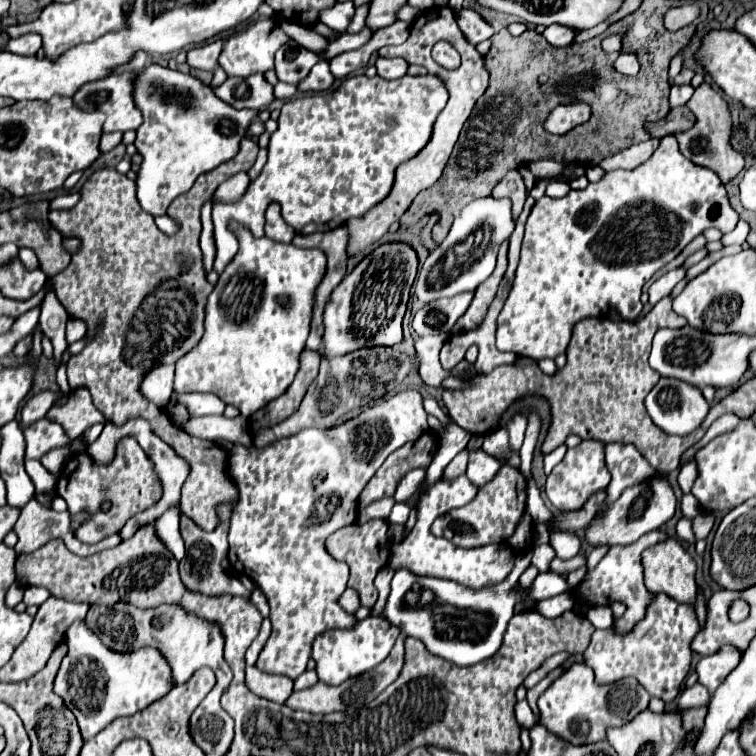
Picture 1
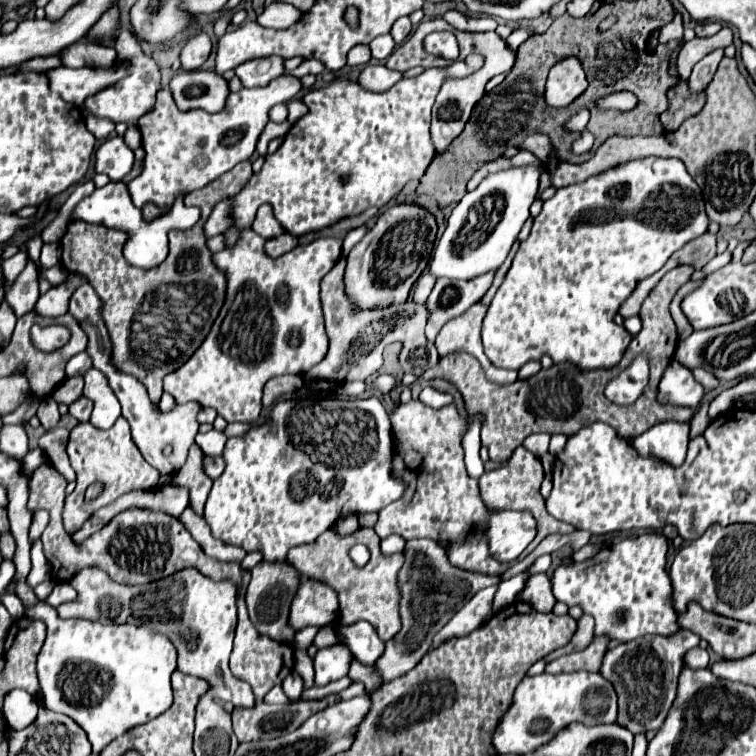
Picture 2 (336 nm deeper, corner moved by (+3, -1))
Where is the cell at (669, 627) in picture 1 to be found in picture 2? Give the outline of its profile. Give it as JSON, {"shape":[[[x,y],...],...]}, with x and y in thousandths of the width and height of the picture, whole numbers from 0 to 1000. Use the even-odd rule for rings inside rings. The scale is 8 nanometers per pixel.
{"shape":[[[910,832],[894,835],[889,843],[847,843],[831,851],[820,851],[796,872],[794,893],[810,901],[817,917],[817,956],[825,956],[839,972],[870,967],[894,922],[897,896],[905,882],[905,864],[921,856],[926,843]]]}

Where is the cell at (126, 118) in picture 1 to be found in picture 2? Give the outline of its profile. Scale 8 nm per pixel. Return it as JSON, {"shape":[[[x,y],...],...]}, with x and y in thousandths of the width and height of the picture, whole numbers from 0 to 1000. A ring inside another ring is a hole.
{"shape":[[[161,38],[161,41],[159,41],[159,49],[156,49],[156,54],[153,54],[151,65],[155,69],[155,75],[175,83],[169,102],[159,104],[153,112],[146,112],[143,118],[135,118],[132,123],[127,123],[127,126],[116,128],[116,134],[111,134],[111,139],[114,139],[114,144],[116,144],[124,155],[132,155],[132,157],[146,157],[146,160],[151,160],[151,163],[177,165],[177,163],[180,163],[188,152],[193,152],[193,149],[204,142],[204,136],[206,136],[206,120],[212,118],[212,89],[209,89],[209,83],[206,83],[204,78],[198,78],[196,73],[190,73],[185,57],[180,54],[180,49],[177,49],[169,38]]]}

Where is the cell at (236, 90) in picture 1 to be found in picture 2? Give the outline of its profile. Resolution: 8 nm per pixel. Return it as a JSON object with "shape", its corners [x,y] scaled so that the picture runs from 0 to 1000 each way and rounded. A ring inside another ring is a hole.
{"shape":[[[235,94],[225,118],[230,123],[233,139],[243,147],[249,144],[272,144],[275,149],[286,149],[296,144],[302,131],[302,107],[286,94]]]}

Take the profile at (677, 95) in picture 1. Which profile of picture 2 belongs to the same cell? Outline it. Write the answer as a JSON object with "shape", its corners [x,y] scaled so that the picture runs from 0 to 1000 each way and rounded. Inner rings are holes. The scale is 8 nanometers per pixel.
{"shape":[[[947,65],[918,86],[915,99],[910,104],[910,115],[915,118],[915,123],[926,123],[934,118],[934,112],[942,107],[944,97],[947,97],[947,89],[950,89],[955,73],[958,73],[958,65]]]}

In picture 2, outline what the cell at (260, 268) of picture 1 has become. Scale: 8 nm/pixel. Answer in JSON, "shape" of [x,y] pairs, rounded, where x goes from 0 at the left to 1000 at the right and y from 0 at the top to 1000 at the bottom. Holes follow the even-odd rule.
{"shape":[[[333,303],[320,308],[312,327],[283,335],[280,345],[299,366],[296,403],[265,462],[259,462],[259,467],[238,488],[217,499],[217,517],[225,520],[233,533],[259,530],[267,538],[283,538],[302,560],[339,560],[347,541],[347,512],[357,499],[376,493],[397,496],[429,475],[434,464],[434,448],[423,403],[423,372],[444,351],[450,337],[450,316],[423,313],[407,324],[394,324],[392,329],[362,343],[352,337],[349,316]]]}

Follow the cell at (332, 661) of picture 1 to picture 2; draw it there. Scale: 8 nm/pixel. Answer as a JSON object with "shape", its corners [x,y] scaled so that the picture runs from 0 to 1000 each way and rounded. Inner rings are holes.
{"shape":[[[444,851],[437,856],[421,858],[421,864],[415,869],[415,888],[418,888],[415,903],[434,906],[437,901],[458,896],[466,872],[468,872],[468,866],[458,851]]]}

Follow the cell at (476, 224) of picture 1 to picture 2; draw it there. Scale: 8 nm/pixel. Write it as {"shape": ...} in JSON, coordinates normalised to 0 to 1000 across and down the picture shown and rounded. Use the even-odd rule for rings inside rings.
{"shape":[[[680,221],[656,231],[646,231],[630,247],[630,253],[619,253],[598,276],[593,300],[566,348],[569,361],[577,369],[590,366],[619,372],[646,358],[656,358],[669,345],[677,321],[701,284],[701,271],[712,253],[712,237],[712,221]]]}

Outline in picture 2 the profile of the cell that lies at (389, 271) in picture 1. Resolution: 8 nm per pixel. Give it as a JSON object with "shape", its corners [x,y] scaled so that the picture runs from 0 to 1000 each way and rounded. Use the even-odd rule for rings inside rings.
{"shape":[[[521,271],[508,279],[497,298],[481,311],[481,316],[463,332],[455,361],[458,390],[474,409],[529,403],[540,396],[548,372],[563,353],[577,316],[574,287],[550,271]]]}

